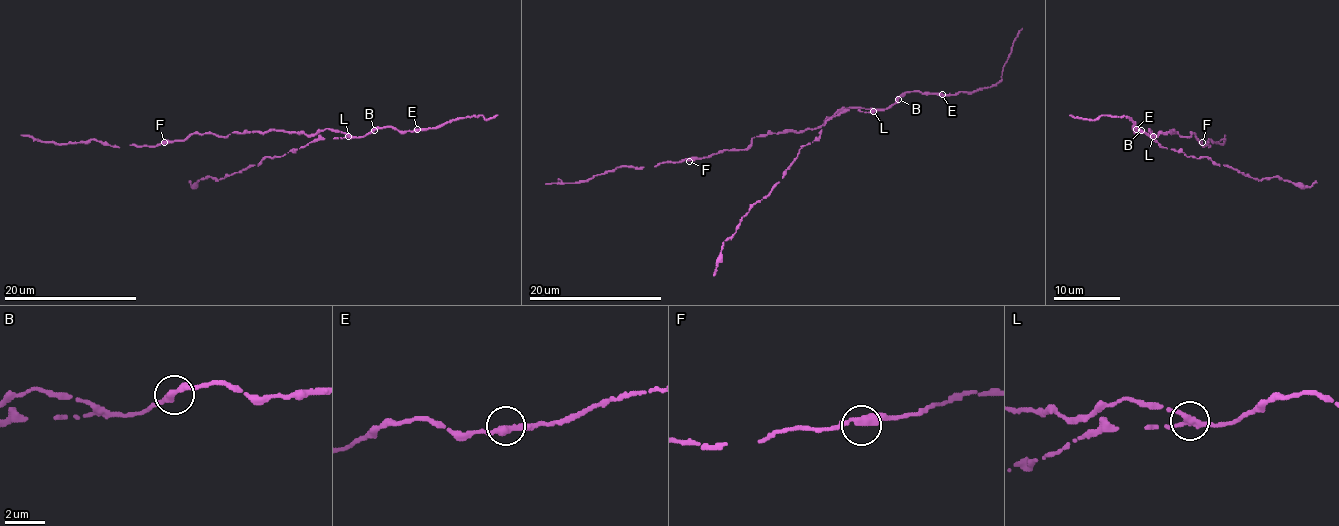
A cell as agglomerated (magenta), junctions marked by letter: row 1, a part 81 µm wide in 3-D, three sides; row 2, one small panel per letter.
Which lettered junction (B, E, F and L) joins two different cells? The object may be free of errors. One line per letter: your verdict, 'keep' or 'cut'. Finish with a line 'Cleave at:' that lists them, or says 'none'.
B: keep
E: keep
F: keep
L: cut
Cleave at: L

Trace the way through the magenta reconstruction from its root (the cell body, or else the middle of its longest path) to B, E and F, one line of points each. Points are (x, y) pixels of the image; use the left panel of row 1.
B: (281, 130), (312, 135), (332, 129), (354, 137), (362, 137), (374, 130)
E: (281, 130), (312, 135), (332, 129), (362, 137), (382, 127), (399, 130), (417, 129)
F: (281, 130), (232, 132), (226, 137), (192, 134), (182, 140), (164, 142)

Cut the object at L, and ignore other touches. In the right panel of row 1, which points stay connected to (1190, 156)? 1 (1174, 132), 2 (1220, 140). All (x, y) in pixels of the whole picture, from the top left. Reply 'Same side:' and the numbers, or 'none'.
Same side: none

